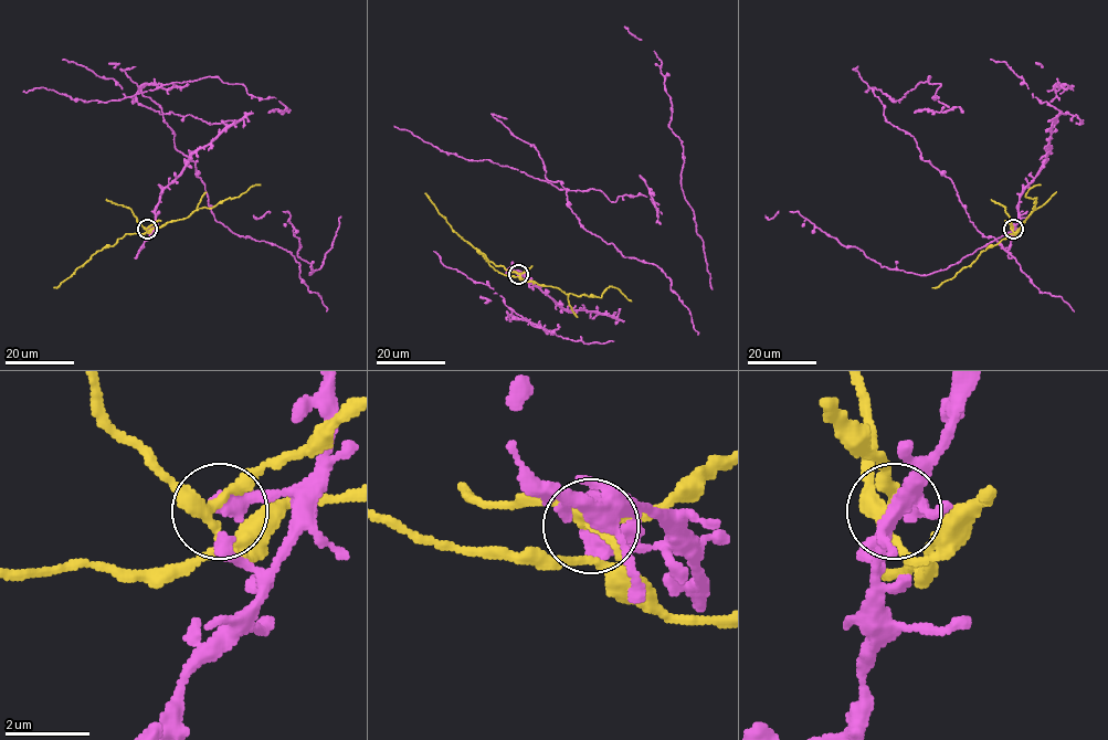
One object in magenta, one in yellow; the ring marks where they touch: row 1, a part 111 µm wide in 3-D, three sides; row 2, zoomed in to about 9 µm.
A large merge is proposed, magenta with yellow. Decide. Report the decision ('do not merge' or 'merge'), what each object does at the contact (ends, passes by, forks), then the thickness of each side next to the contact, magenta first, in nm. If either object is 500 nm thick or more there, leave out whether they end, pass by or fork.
do not merge; magenta ends there; yellow forks there; 480 nm thick on the magenta side, 260 nm on the other

